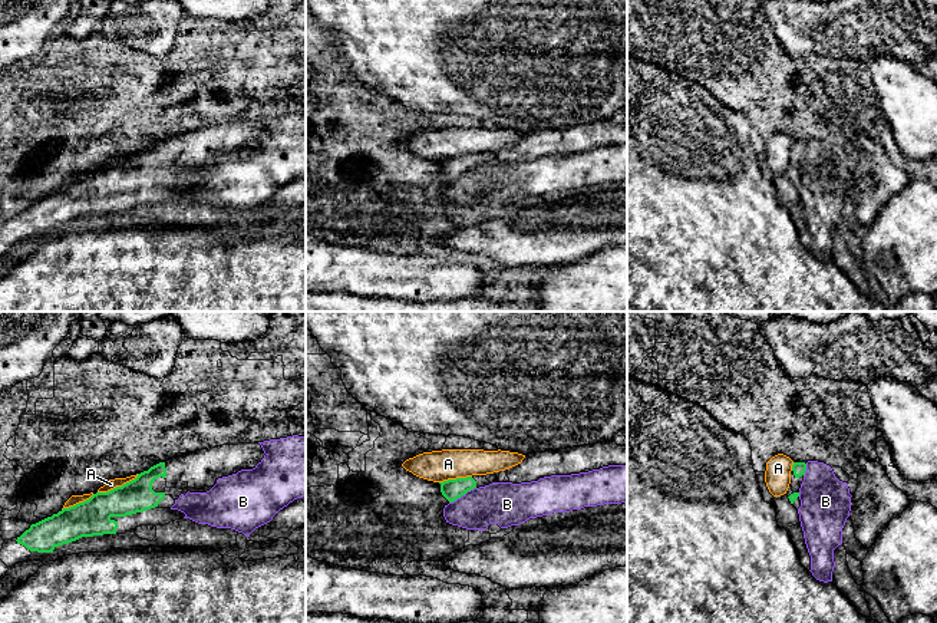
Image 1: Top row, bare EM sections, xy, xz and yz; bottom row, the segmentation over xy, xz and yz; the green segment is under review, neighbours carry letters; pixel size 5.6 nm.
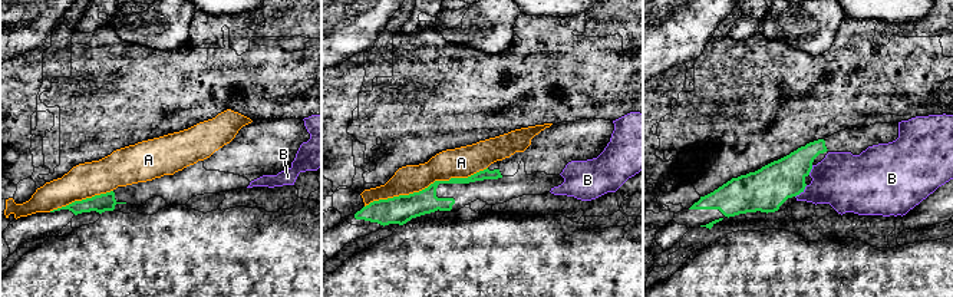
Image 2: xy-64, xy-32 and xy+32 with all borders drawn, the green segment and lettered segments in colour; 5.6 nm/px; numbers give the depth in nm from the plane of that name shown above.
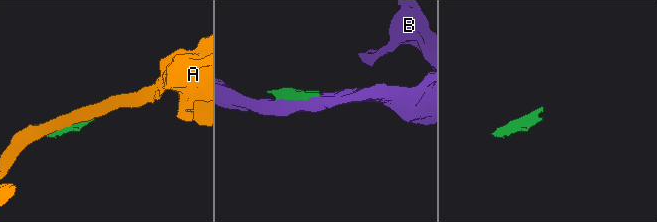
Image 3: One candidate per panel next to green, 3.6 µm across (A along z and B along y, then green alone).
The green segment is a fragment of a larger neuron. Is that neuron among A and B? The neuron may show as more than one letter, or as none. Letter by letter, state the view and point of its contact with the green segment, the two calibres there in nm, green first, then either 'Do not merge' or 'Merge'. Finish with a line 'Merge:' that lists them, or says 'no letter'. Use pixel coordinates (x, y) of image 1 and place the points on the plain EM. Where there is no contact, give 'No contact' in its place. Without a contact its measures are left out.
A: Touches green at xy (118, 165). Thickness 200 nm (green) against 60 nm. Do not merge
B: Touches green at xz (462, 172). Thickness 120 nm (green) against 240 nm. Do not merge
Merge: no letter

